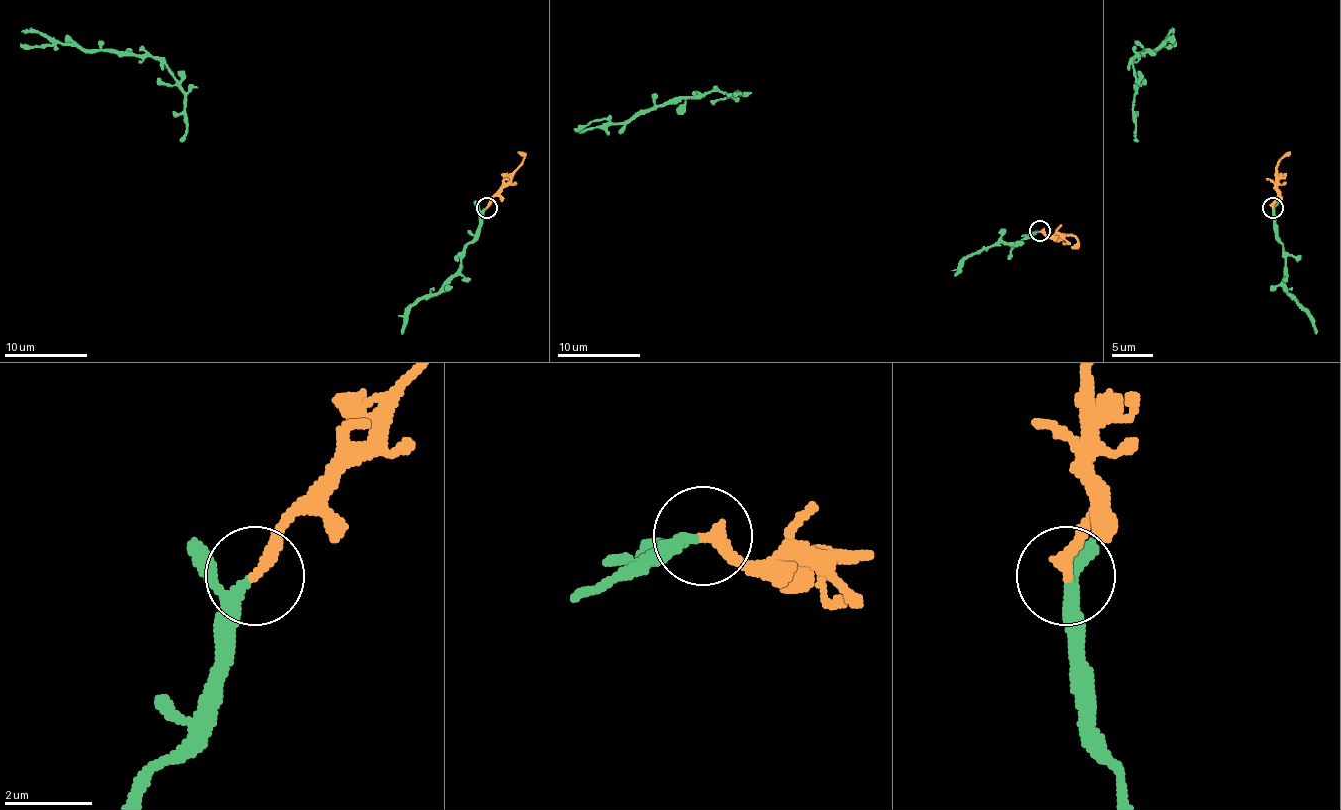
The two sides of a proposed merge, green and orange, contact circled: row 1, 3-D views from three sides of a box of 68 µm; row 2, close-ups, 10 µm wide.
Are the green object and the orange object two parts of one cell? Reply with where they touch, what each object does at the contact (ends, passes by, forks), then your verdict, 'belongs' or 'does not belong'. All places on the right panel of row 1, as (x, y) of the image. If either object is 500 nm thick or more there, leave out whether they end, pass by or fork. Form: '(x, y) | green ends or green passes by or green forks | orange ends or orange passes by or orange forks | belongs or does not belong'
(1272, 207) | green passes by | orange ends | belongs

